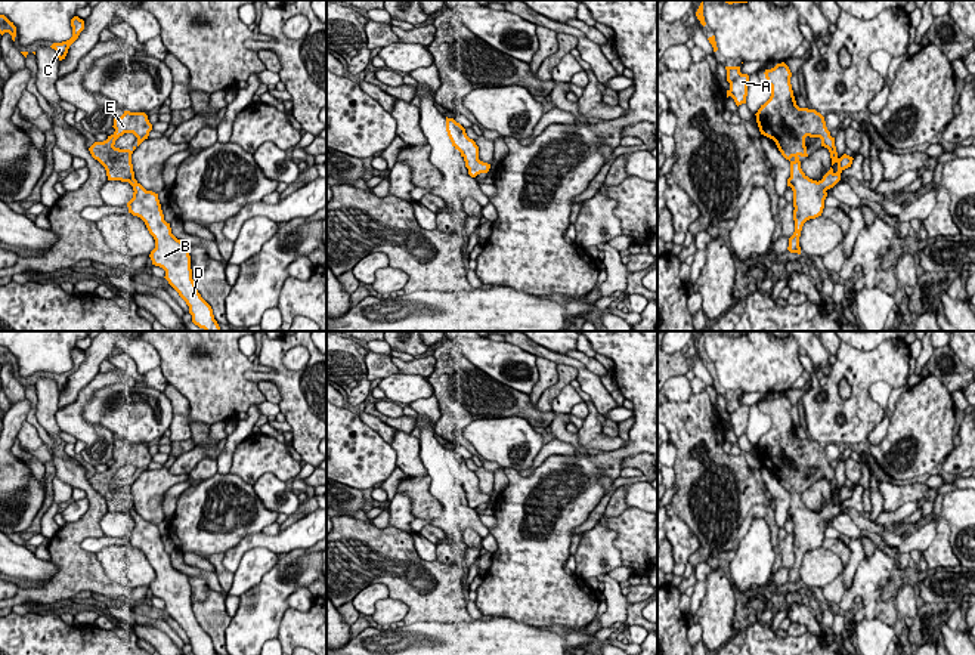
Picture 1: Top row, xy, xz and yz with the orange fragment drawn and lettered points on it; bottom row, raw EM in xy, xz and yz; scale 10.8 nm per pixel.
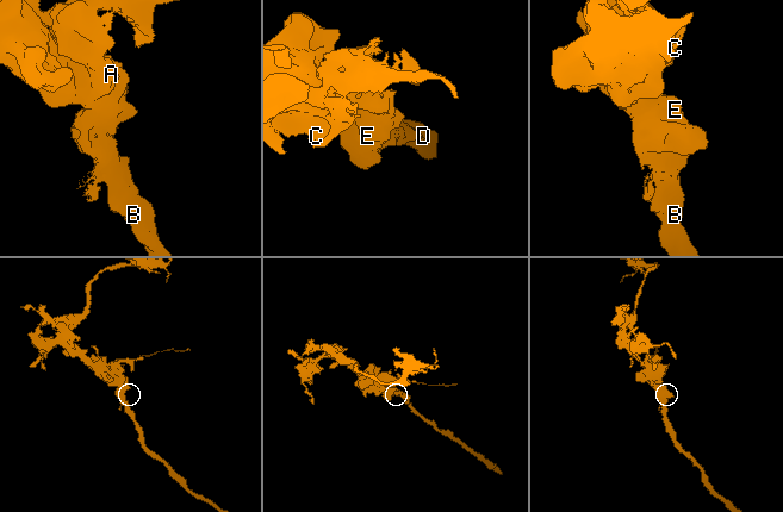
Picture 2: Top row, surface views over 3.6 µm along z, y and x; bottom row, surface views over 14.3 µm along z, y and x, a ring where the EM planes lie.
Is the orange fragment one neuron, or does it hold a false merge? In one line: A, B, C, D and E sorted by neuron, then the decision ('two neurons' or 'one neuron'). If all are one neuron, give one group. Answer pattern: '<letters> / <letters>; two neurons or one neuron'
A B C D E; one neuron

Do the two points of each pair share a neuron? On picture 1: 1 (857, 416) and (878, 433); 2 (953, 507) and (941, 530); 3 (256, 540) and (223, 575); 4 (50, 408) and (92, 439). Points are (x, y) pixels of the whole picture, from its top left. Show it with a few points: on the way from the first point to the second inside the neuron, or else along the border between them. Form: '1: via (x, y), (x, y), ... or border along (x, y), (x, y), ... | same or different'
1: border along (884, 414), (882, 420), (866, 438) | different
2: border along (941, 516), (949, 527), (950, 549), (955, 553) | different
3: border along (223, 553), (222, 564), (232, 574) | different
4: border along (56, 408), (56, 425), (62, 430) | different

